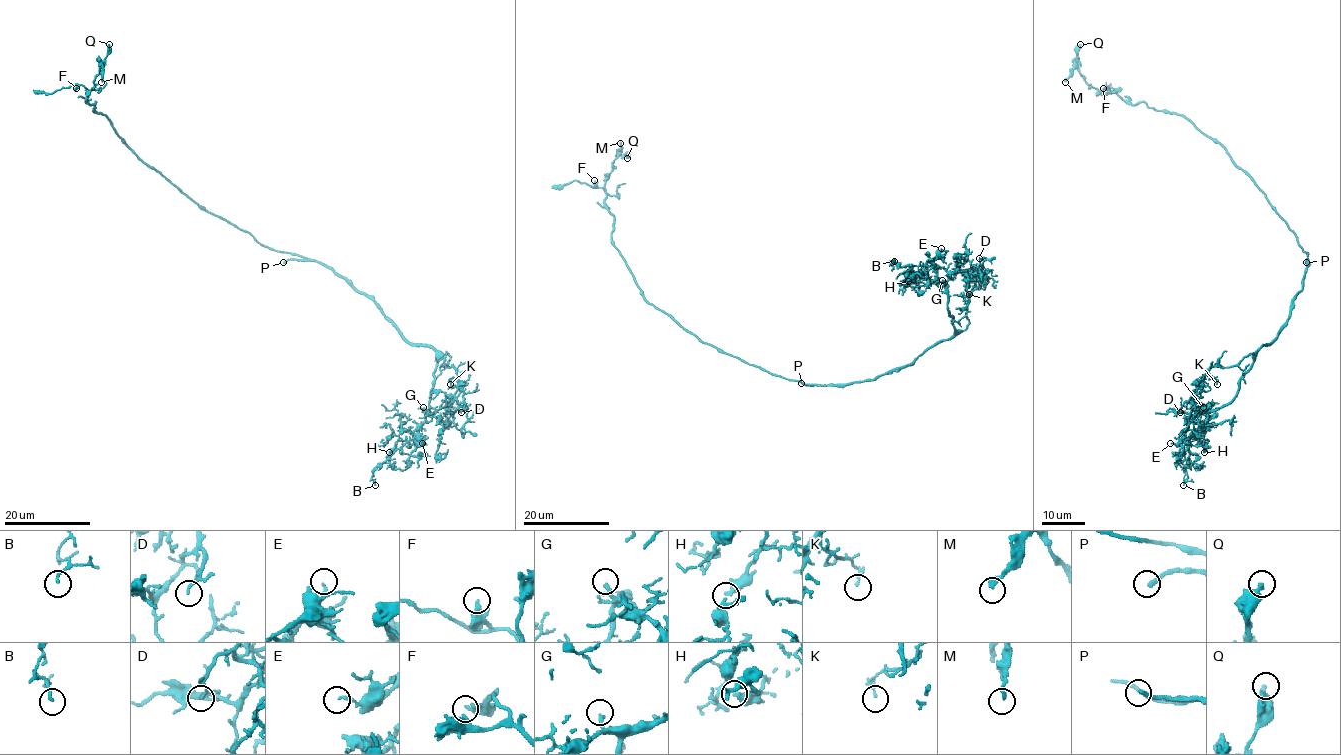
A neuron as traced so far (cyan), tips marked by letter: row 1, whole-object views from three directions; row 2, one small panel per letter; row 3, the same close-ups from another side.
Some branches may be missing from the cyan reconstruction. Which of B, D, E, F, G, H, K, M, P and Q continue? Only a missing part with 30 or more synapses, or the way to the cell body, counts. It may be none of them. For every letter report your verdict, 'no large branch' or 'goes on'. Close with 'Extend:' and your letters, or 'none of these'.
B: no large branch
D: no large branch
E: no large branch
F: no large branch
G: goes on
H: no large branch
K: no large branch
M: no large branch
P: goes on
Q: no large branch
Extend: G, P

